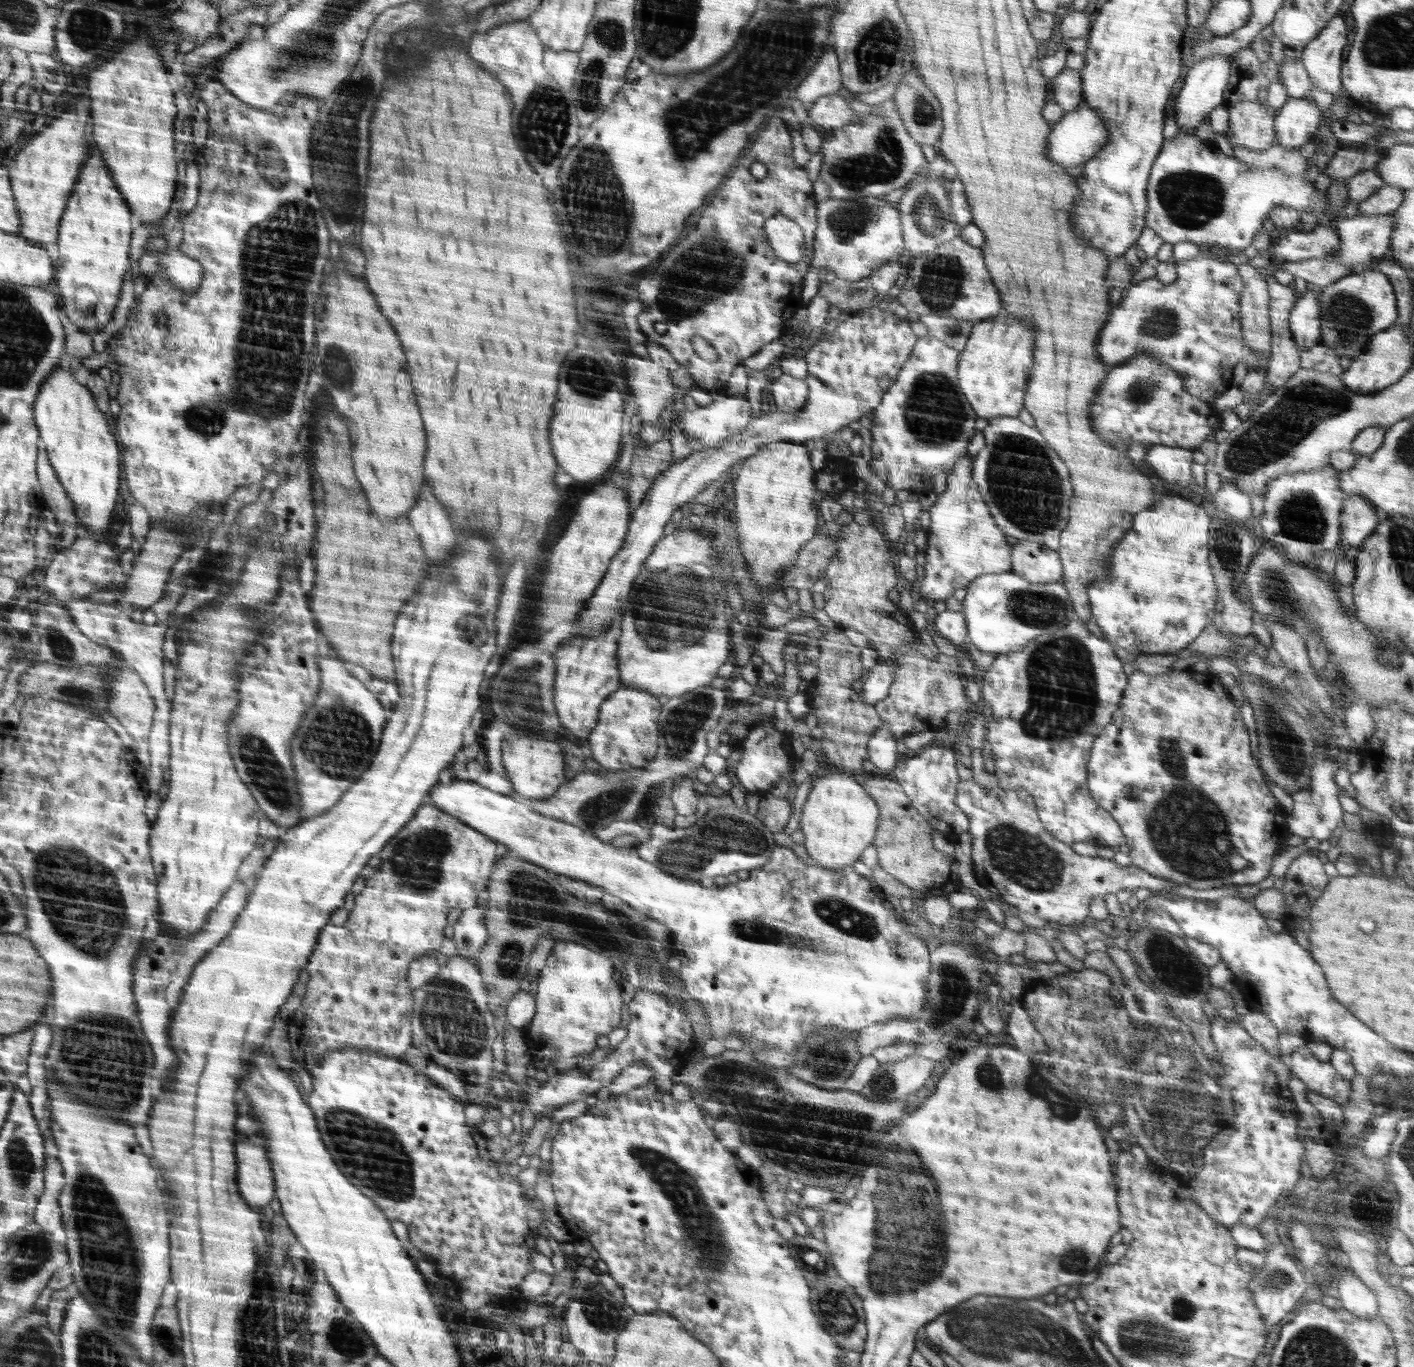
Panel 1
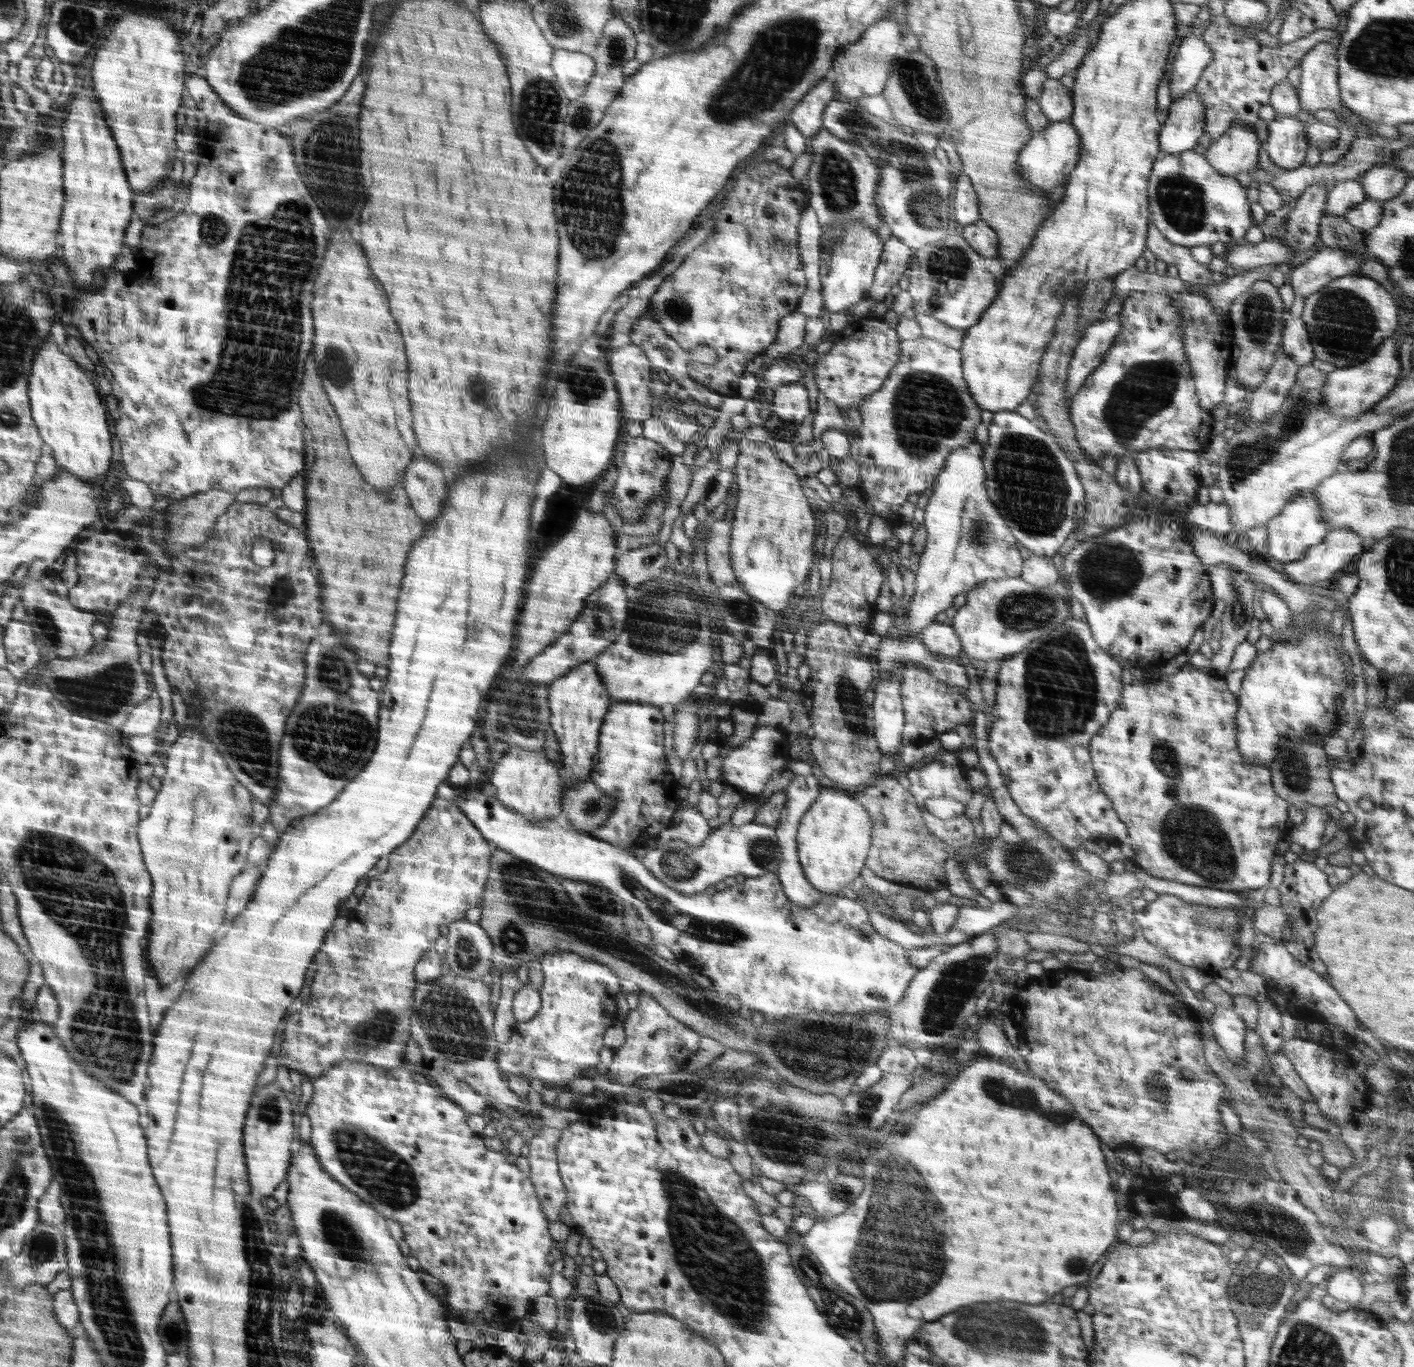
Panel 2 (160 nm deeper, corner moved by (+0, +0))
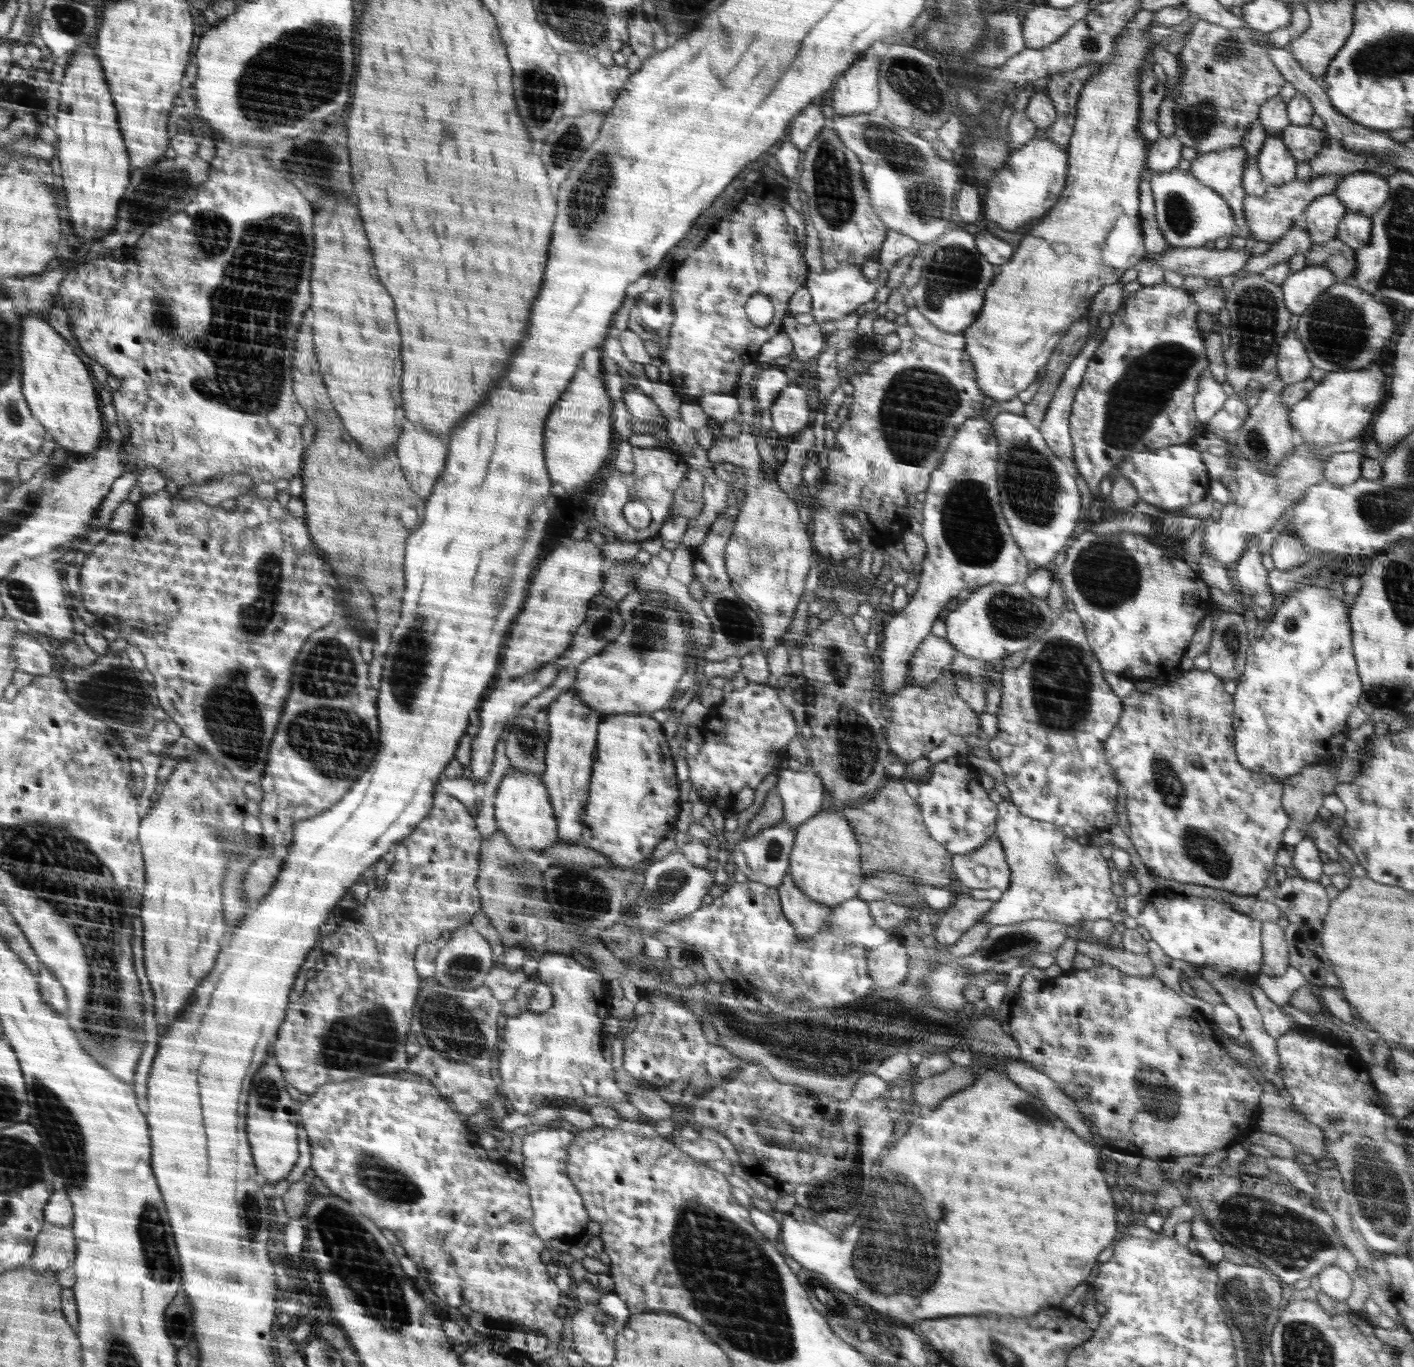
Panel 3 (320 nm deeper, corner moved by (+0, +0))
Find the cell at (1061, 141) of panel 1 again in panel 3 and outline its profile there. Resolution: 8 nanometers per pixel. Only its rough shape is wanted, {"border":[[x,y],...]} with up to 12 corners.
{"border":[[1034,136],[982,198],[1012,233],[1061,197],[1067,150]]}

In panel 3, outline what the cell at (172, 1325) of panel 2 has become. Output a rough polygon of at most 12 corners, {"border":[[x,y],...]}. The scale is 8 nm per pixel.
{"border":[[183,1290],[166,1308],[166,1334],[181,1350],[194,1339],[192,1306]]}

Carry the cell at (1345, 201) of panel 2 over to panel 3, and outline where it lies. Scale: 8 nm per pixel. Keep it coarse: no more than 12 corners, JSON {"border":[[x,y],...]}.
{"border":[[1332,193],[1303,212],[1314,245],[1337,236],[1345,206]]}

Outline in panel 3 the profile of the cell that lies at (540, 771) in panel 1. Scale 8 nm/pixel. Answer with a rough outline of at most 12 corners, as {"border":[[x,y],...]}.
{"border":[[506,773],[497,829],[520,854],[558,842],[548,789],[537,774]]}

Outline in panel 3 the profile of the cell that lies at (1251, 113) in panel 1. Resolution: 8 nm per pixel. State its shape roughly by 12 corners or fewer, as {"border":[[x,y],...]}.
{"border":[[1233,146],[1198,155],[1189,168],[1246,227],[1242,177],[1248,157]]}

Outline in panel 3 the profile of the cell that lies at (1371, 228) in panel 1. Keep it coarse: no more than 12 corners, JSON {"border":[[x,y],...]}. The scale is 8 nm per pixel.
{"border":[[1321,264],[1281,284],[1286,309],[1302,315],[1336,282]]}

